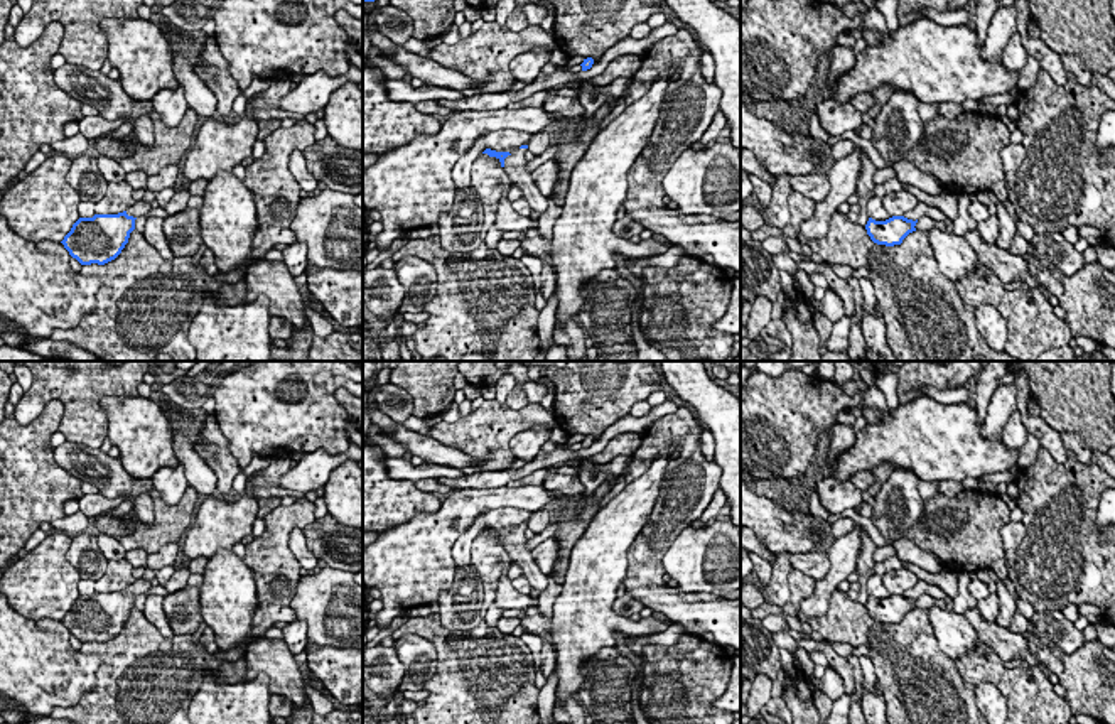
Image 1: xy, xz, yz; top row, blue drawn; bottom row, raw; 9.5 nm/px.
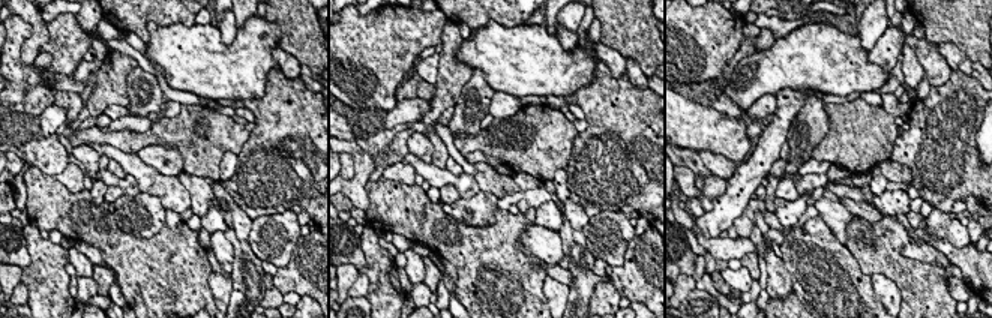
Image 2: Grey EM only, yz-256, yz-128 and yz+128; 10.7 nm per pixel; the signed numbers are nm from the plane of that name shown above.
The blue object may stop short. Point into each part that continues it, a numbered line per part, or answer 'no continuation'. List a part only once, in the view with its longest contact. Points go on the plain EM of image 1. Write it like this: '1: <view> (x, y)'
1: xz (515, 542)

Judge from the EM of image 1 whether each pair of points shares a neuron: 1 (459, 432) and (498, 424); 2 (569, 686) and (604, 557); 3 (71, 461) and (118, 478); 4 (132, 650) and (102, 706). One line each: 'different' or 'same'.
1: same
2: same
3: same
4: same

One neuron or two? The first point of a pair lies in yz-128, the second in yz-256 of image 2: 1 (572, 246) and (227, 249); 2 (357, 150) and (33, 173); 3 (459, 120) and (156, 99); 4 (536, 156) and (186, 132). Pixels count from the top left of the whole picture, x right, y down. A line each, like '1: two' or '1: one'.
1: two
2: two
3: one
4: one

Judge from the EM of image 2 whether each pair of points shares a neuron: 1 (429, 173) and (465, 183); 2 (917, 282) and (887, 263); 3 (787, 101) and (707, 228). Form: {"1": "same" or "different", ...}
{"1": "same", "2": "same", "3": "same"}

